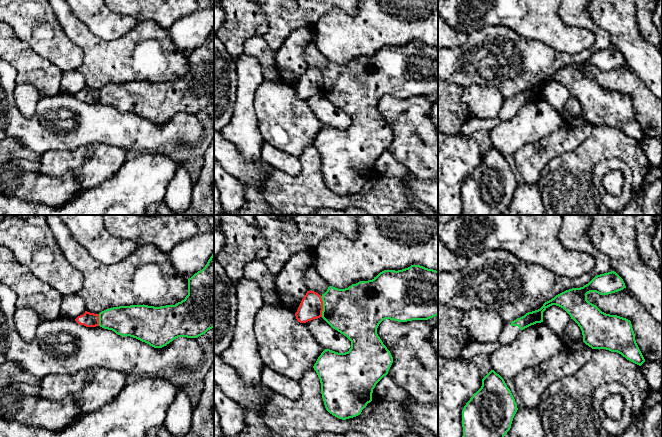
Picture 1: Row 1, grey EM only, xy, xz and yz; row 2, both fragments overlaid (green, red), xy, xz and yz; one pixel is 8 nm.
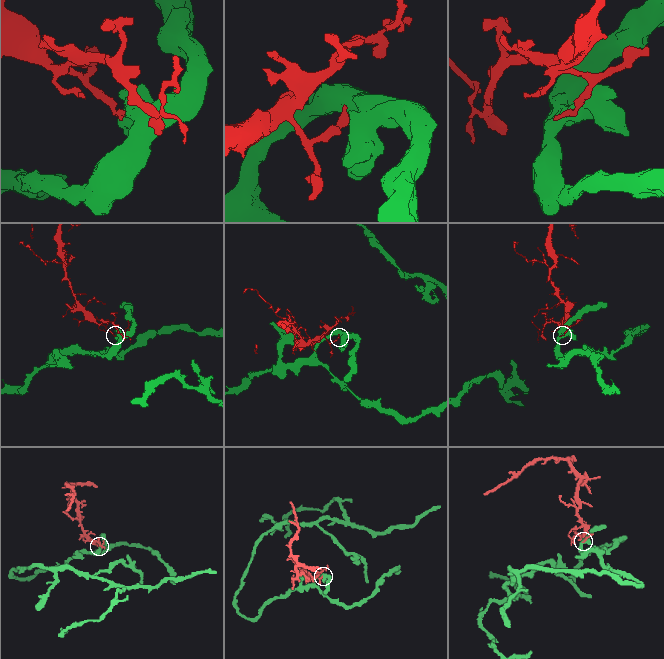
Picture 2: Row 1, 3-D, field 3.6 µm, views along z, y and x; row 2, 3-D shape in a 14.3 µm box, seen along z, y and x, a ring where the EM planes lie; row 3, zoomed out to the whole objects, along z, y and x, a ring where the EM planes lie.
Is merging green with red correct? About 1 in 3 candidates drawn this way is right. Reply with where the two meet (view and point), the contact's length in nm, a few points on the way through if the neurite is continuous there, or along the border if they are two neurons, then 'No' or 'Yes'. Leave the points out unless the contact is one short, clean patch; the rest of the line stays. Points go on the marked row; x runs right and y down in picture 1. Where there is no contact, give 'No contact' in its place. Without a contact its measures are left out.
Touches green at xz (323, 306). Shared border 170 nm. Boundary: xz (320, 296), (322, 316). No

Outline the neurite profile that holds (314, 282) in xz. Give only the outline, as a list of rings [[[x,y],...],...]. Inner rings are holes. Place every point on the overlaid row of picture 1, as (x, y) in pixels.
[[[310,248],[305,251],[310,256],[311,264],[303,277],[304,284],[306,285],[308,291],[314,291],[322,296],[330,285],[318,274],[316,270],[315,248]]]

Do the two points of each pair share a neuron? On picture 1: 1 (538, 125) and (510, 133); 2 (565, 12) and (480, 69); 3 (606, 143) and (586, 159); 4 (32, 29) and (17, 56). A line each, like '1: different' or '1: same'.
1: same
2: same
3: same
4: different

